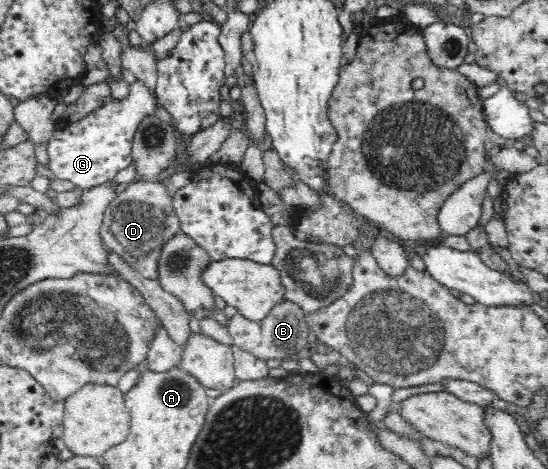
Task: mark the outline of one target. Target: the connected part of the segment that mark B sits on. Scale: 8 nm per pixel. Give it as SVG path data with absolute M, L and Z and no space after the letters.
M285 299L282 304L278 304L276 309L272 310L272 313L263 322L248 321L238 313L231 318L227 328L233 338L233 344L249 352L252 356L265 361L272 360L272 358L287 360L292 354L299 354L300 350L310 346L306 339L310 330L305 316L300 306Z

